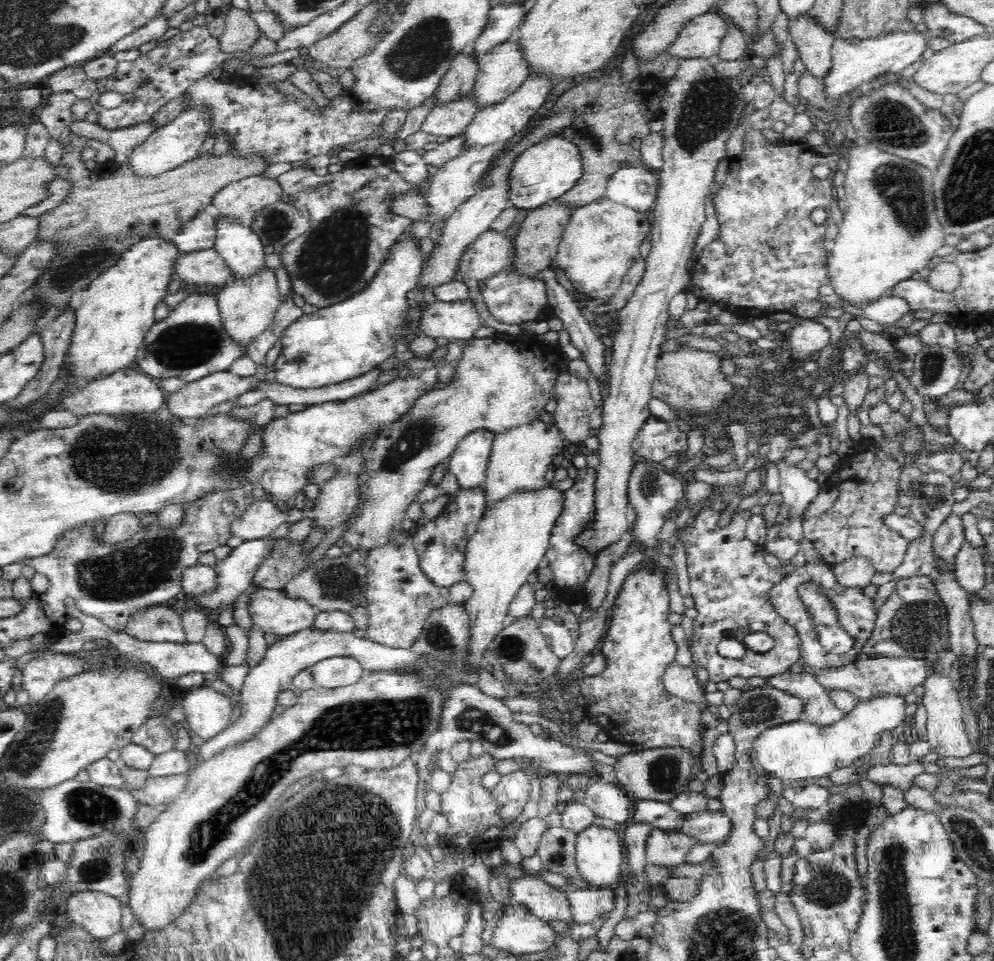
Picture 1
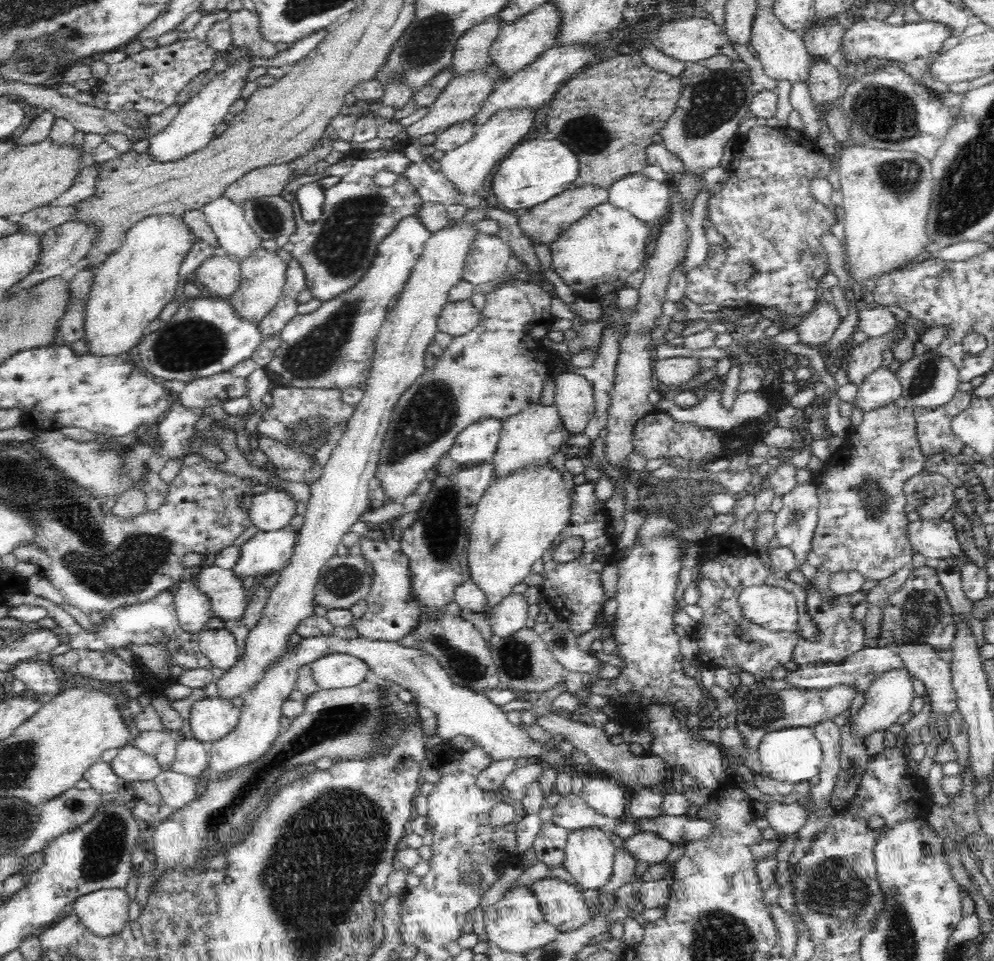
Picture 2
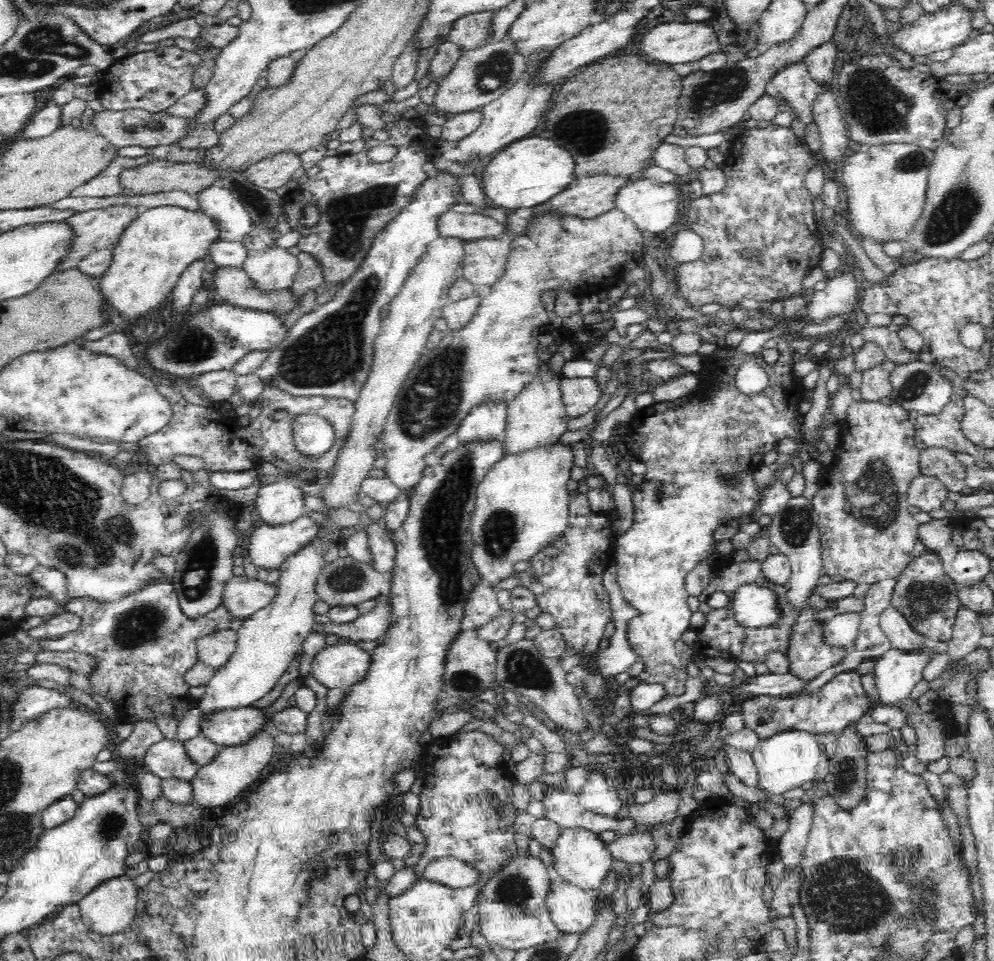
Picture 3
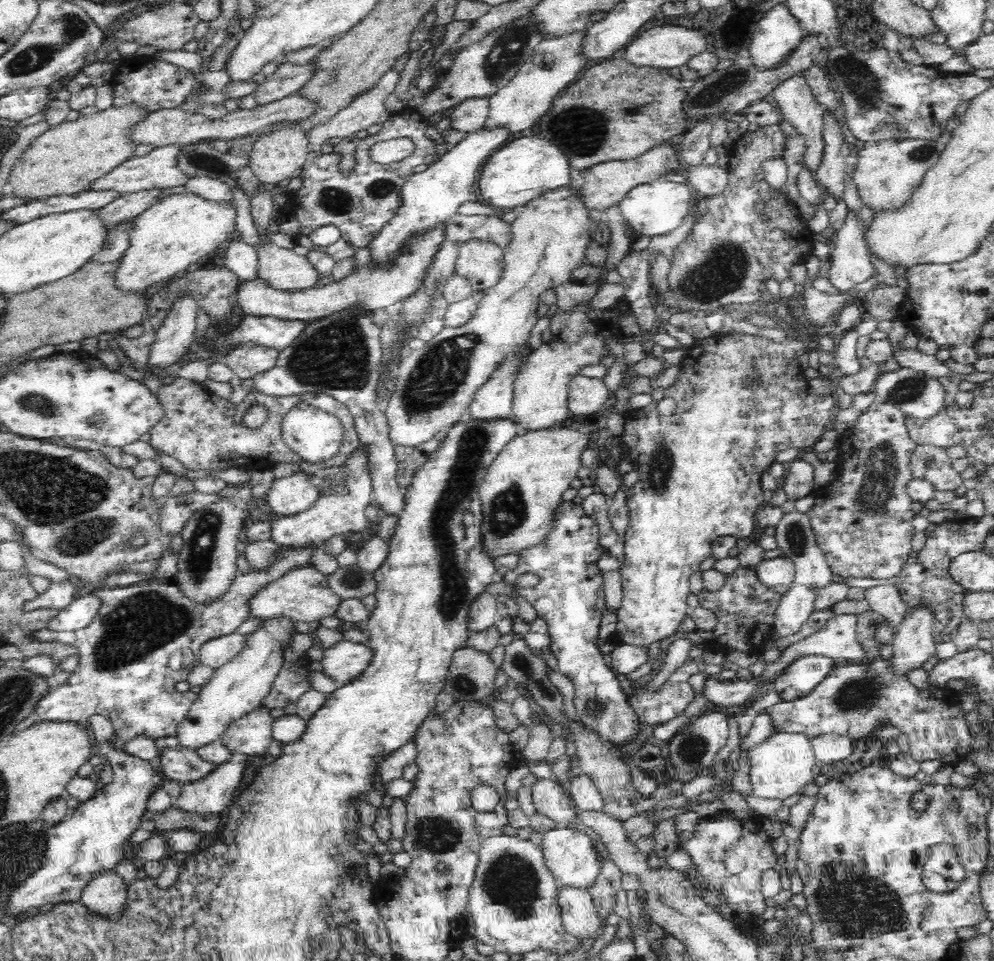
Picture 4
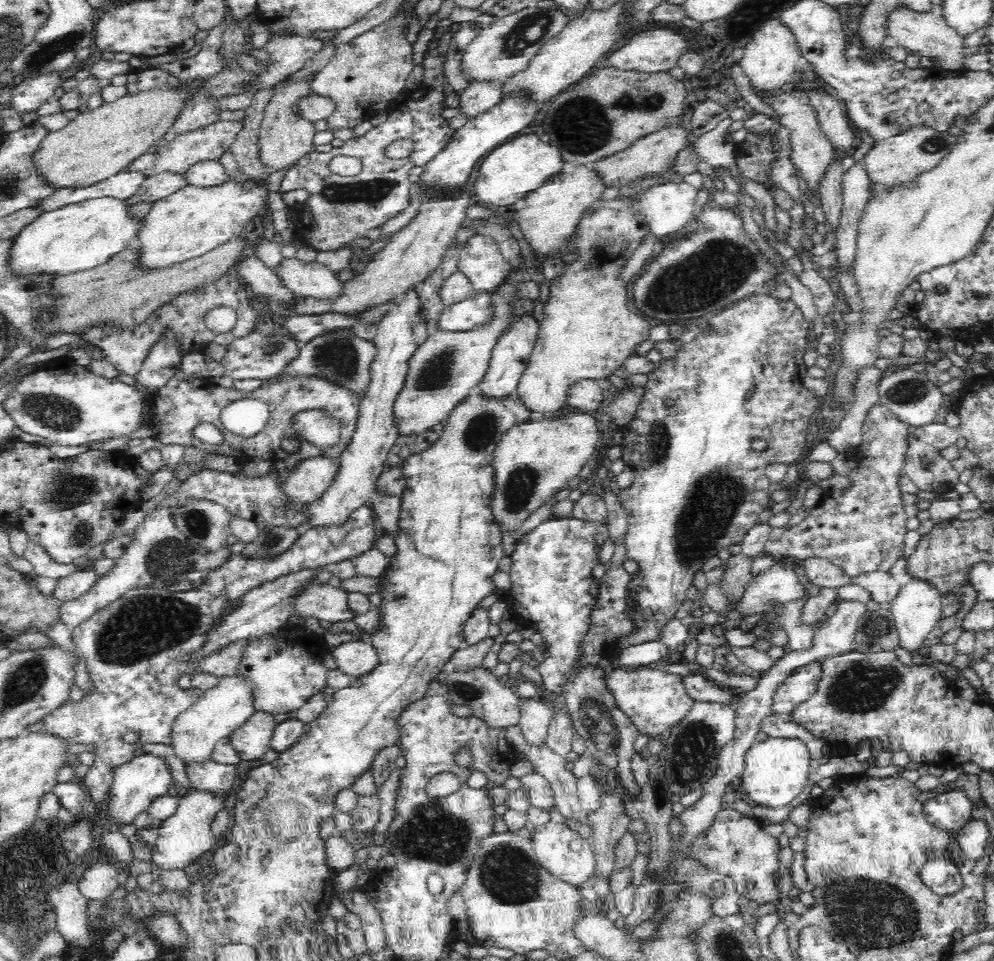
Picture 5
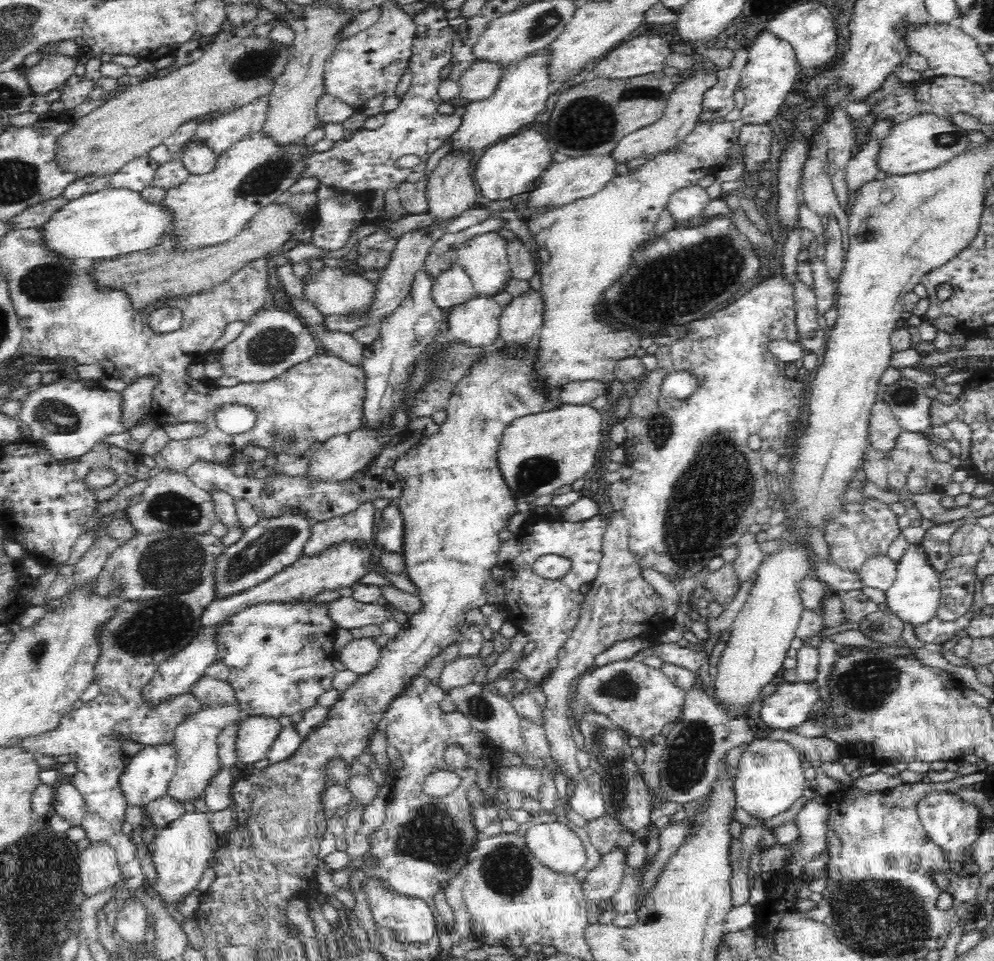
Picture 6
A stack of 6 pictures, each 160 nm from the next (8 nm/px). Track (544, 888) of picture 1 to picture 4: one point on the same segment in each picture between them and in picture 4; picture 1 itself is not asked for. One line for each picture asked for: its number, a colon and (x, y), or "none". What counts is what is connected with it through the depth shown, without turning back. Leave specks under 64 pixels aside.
2: (563, 904)
3: (572, 909)
4: (581, 919)

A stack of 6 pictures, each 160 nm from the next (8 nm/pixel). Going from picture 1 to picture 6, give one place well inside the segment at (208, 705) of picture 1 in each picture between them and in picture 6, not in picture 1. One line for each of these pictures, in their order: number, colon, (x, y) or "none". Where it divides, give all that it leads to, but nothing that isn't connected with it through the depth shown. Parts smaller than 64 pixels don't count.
2: (211, 719)
3: (239, 727)
4: (251, 735)
5: (252, 740)
6: (256, 735)

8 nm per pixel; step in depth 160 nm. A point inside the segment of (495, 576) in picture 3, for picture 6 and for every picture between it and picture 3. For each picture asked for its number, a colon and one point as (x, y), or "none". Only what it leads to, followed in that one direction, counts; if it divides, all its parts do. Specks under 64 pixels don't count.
4: (524, 486)
5: (534, 460)
6: (539, 452)

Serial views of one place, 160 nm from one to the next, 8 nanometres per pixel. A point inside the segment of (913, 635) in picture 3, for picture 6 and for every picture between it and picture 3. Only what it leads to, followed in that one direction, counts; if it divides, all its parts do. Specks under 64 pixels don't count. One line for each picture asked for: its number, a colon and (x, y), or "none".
4: (886, 600)
5: (882, 585)
6: (877, 570)

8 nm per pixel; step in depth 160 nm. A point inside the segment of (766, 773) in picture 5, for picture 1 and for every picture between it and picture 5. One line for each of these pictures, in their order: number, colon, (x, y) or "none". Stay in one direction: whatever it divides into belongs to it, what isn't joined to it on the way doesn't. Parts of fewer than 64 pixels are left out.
1: (800, 750)
2: (793, 755)
3: (784, 761)
4: (781, 766)

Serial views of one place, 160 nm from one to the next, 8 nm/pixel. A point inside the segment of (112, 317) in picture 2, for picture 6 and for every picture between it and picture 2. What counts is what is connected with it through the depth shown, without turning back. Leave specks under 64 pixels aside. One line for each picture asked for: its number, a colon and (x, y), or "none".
3: (154, 250)
4: (183, 228)
5: (192, 221)
6: (210, 208)

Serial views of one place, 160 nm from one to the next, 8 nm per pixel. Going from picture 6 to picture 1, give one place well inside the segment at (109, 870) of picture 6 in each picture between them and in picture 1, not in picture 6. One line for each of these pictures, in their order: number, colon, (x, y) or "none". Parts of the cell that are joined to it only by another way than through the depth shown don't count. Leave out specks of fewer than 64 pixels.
1: (100, 914)
2: (104, 913)
3: (108, 908)
4: (106, 891)
5: (101, 879)

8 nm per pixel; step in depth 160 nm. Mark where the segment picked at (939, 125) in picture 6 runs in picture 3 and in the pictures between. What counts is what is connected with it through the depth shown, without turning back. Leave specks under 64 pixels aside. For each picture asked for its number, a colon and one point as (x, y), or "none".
3: (886, 184)
4: (886, 172)
5: (898, 159)

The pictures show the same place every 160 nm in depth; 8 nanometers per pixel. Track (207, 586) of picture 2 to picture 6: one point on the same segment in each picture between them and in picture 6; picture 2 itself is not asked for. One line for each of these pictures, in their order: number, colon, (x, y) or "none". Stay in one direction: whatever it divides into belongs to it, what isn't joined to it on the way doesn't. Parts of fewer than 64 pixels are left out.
3: (244, 596)
4: (304, 594)
5: (322, 601)
6: (348, 613)

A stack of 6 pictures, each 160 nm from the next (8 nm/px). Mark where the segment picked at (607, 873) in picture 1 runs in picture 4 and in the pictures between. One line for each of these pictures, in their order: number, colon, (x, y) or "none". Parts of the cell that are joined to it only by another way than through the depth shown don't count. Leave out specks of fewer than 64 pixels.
2: (589, 854)
3: (581, 858)
4: (570, 854)

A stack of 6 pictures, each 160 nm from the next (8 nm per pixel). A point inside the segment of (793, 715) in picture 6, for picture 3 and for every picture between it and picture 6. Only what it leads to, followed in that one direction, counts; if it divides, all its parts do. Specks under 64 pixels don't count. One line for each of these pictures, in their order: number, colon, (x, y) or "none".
3: (808, 656)
4: (799, 679)
5: (796, 688)

